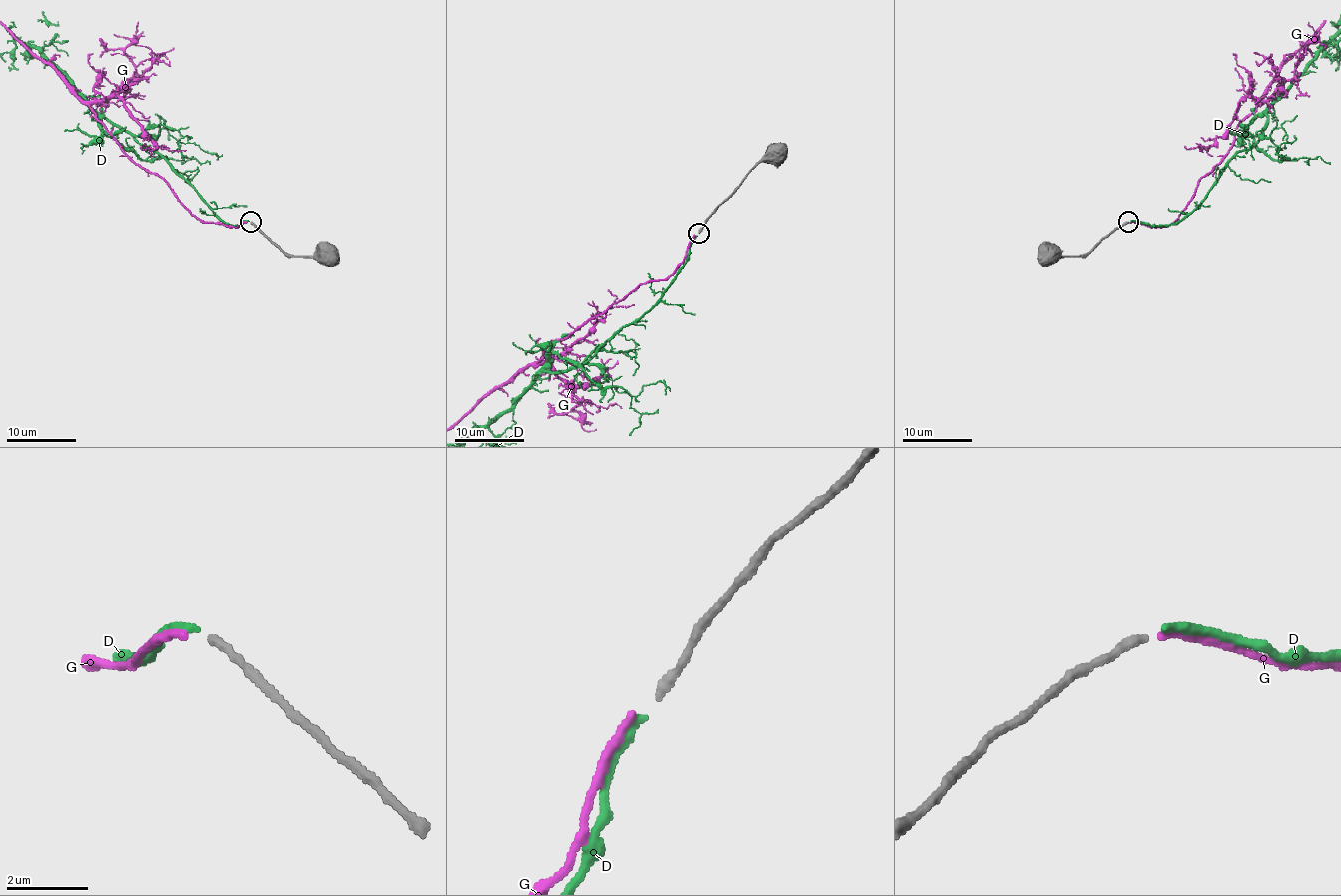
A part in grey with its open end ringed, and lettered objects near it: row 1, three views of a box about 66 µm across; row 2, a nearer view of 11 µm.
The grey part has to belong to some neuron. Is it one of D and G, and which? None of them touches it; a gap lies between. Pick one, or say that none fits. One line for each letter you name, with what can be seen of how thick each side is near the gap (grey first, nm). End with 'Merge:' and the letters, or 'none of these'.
D: 200 nm thick on the grey side, 240 nm on the other
Merge: D

